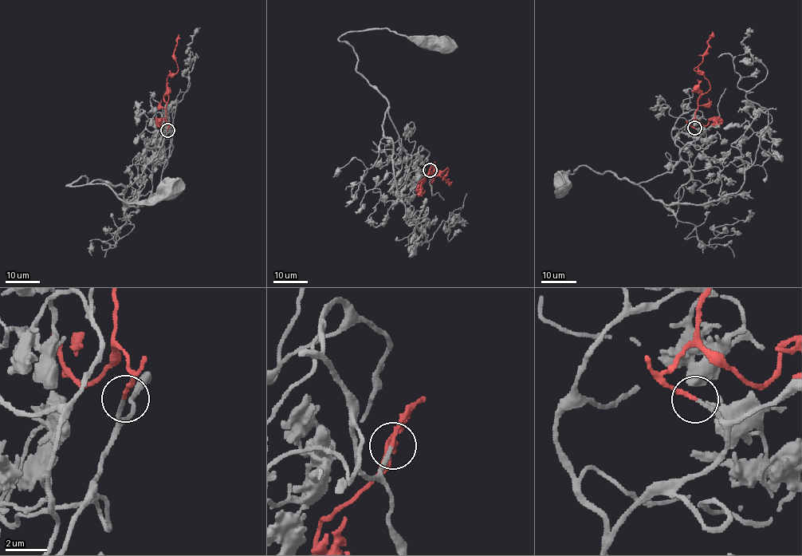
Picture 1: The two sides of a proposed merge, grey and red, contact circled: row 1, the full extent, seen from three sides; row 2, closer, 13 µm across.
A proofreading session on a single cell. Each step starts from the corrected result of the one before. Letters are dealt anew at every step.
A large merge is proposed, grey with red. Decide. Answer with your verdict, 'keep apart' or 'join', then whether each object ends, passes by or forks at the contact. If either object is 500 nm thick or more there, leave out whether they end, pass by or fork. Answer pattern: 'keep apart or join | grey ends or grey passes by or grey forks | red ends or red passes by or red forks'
join | grey ends | red ends

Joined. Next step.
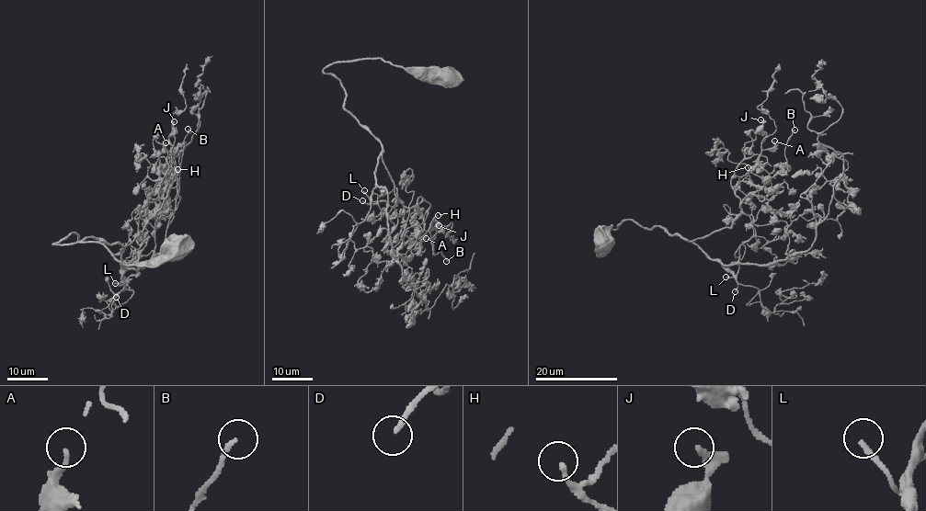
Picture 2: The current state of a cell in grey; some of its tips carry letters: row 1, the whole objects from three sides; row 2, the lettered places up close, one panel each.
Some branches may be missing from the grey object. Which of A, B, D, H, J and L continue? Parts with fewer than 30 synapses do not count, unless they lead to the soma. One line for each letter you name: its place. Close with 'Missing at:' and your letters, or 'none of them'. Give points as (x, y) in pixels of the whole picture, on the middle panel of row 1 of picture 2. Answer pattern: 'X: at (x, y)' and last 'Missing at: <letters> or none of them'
B: at (446, 261)
D: at (362, 200)
L: at (364, 190)
Missing at: B, D, L

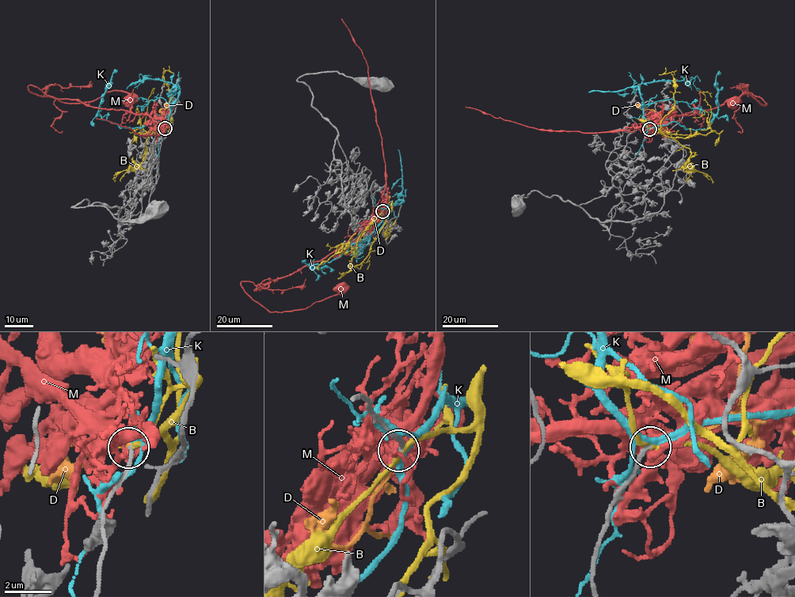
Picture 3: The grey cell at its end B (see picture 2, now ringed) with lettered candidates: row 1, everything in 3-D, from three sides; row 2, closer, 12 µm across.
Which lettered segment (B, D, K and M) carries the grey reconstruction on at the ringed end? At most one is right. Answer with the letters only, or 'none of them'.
D

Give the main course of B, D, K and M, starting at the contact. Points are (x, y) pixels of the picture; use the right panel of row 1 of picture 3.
B: (648, 129), (647, 122), (675, 137), (705, 135), (710, 130), (711, 108), (704, 92), (711, 96)
D: (649, 129), (659, 125), (660, 115), (643, 107), (639, 107), (643, 110)
K: (649, 129), (673, 122), (686, 129), (707, 128), (717, 115), (715, 77), (719, 72)
M: (649, 130), (668, 115), (736, 99), (741, 84), (766, 104), (747, 94), (732, 101)

